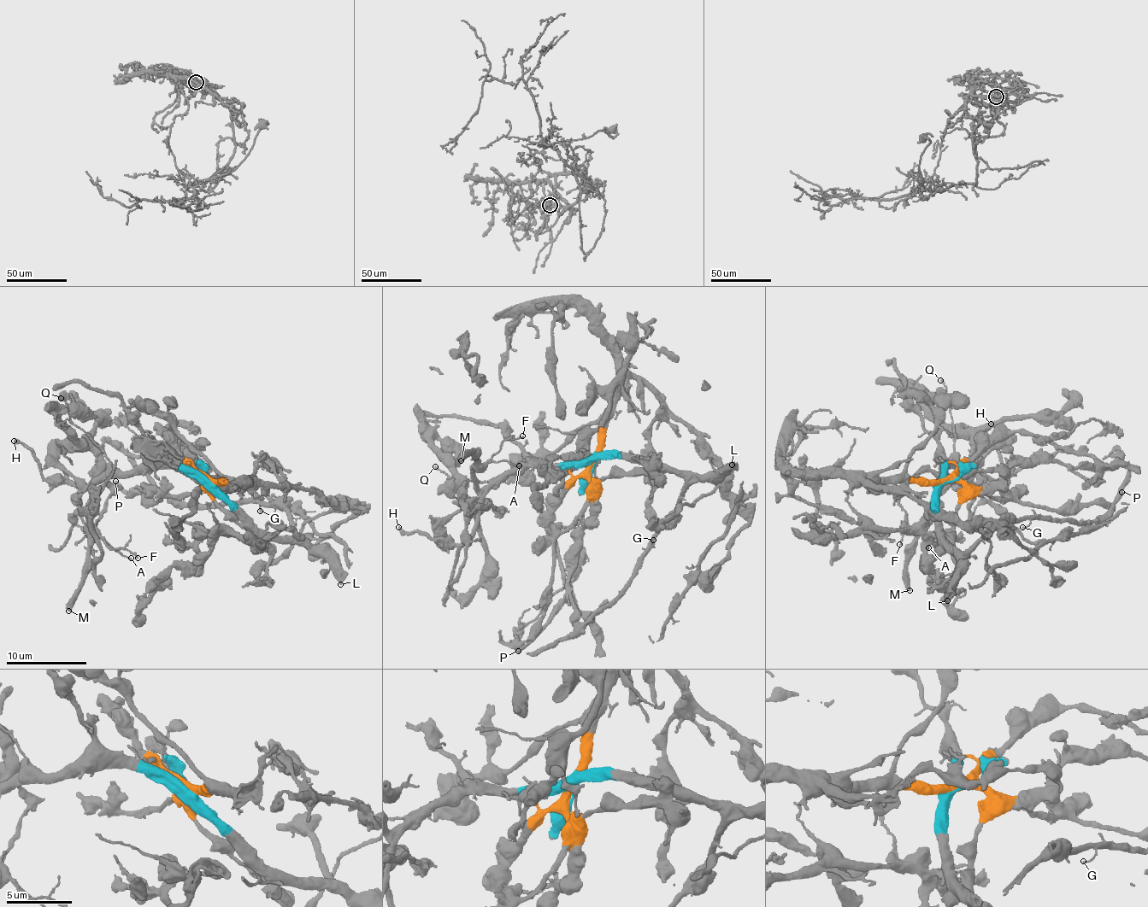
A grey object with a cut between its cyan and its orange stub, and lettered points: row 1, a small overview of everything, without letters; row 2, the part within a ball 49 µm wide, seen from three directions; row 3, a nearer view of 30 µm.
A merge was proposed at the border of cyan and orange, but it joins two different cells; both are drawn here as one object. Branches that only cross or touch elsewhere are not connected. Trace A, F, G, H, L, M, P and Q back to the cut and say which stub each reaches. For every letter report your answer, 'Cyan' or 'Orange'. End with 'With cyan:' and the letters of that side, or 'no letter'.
A: Cyan
F: Cyan
G: Cyan
H: Cyan
L: Cyan
M: Cyan
P: Orange
Q: Cyan
With cyan: A, F, G, H, L, M, Q

